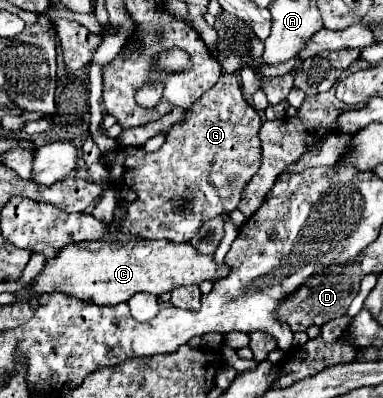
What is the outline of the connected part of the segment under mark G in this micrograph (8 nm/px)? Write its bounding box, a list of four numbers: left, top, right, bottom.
[100,74,260,242]

